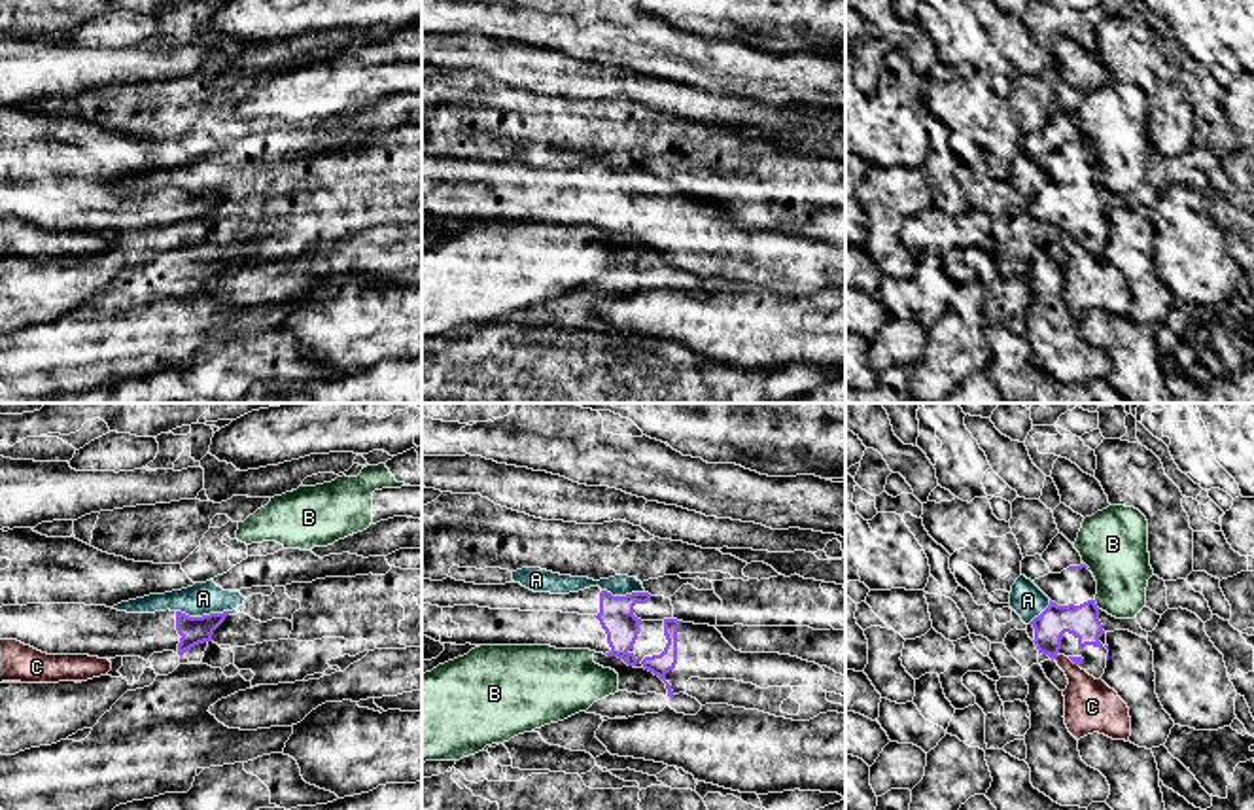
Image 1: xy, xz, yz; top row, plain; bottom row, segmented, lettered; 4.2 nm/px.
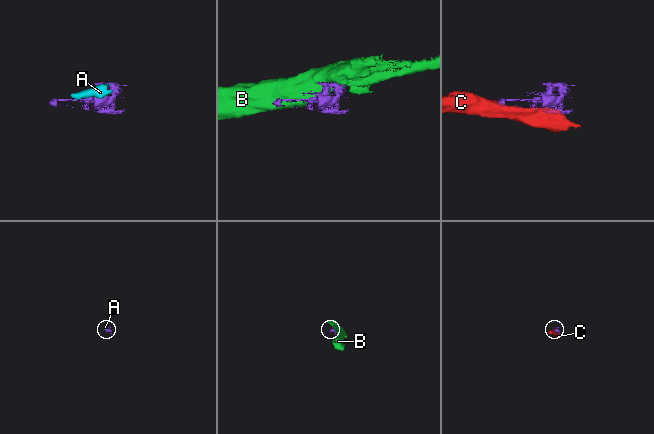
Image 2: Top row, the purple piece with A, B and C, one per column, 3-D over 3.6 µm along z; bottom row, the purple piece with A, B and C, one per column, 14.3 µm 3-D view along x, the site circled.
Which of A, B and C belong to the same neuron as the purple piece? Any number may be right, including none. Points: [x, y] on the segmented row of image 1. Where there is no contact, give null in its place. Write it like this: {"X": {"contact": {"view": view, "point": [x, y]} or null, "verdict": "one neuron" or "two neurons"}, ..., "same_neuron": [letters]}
{"A": {"contact": {"view": "xy", "point": [203, 616]}, "verdict": "two neurons"}, "B": {"contact": {"view": "yz", "point": [1096, 604]}, "verdict": "two neurons"}, "C": {"contact": {"view": "yz", "point": [1056, 655]}, "verdict": "two neurons"}, "same_neuron": []}

